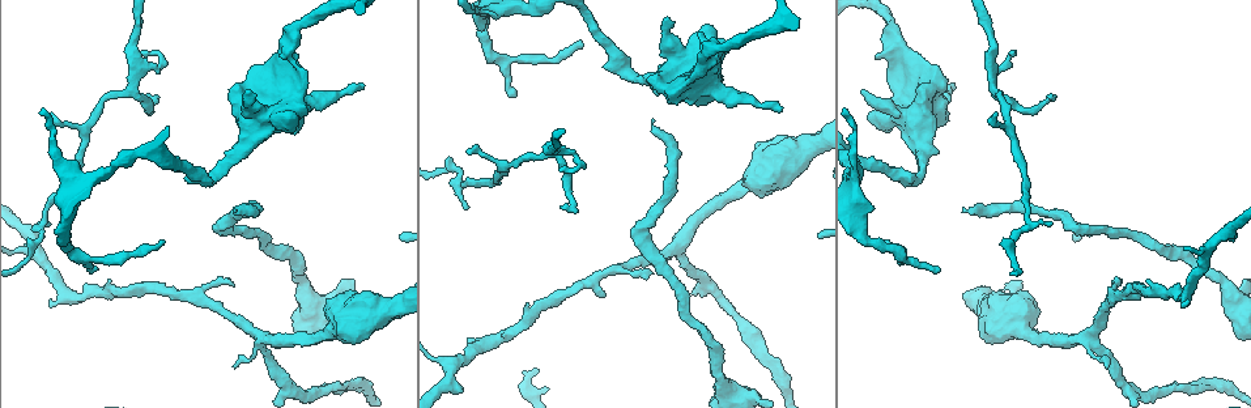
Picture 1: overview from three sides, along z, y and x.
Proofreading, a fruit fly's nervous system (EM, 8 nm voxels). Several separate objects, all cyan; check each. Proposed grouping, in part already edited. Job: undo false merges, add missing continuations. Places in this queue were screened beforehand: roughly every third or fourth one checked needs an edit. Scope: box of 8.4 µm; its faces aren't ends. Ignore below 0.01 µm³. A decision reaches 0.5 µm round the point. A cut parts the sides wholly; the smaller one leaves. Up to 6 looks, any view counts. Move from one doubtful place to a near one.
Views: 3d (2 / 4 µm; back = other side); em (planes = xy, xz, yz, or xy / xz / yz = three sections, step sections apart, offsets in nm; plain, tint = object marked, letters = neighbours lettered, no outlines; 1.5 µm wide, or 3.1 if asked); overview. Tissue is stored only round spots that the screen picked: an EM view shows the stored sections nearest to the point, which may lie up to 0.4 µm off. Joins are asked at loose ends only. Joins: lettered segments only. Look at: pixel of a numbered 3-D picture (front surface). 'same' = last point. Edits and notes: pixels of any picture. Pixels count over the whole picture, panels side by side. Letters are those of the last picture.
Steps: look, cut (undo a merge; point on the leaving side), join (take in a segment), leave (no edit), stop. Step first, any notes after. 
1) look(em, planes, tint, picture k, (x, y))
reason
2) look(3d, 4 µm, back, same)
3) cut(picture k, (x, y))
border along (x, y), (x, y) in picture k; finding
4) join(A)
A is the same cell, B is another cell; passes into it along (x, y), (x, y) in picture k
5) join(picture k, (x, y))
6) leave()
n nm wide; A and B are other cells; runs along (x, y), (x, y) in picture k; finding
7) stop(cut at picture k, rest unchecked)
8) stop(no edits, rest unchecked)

look(3d, 4 µm, picture 1, (233, 211))
end of a long branch

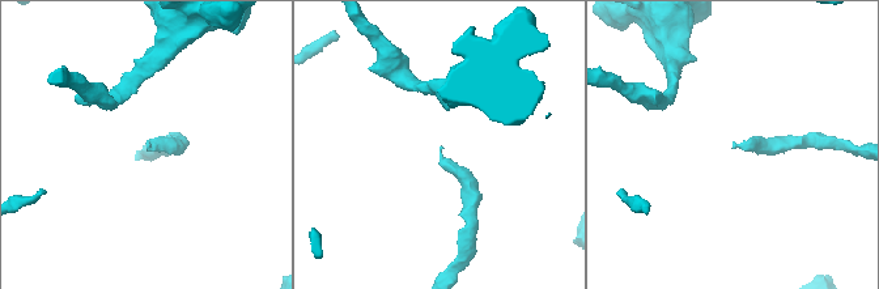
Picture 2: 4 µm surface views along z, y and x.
look(em, planes, letters, picture 2, (442, 147))
now the EM

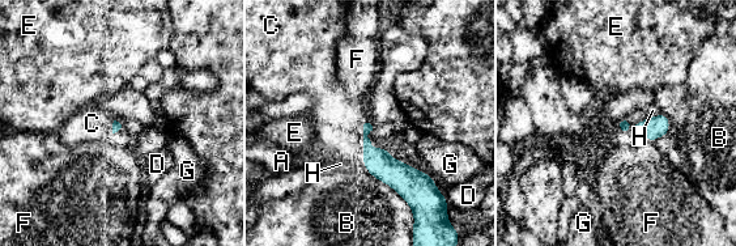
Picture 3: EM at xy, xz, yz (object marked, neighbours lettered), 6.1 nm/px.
join(C)
C is the same cell, A, B, D, E, F, G and H are other cells; it goes on there

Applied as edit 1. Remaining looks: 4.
look(overview)
redraw

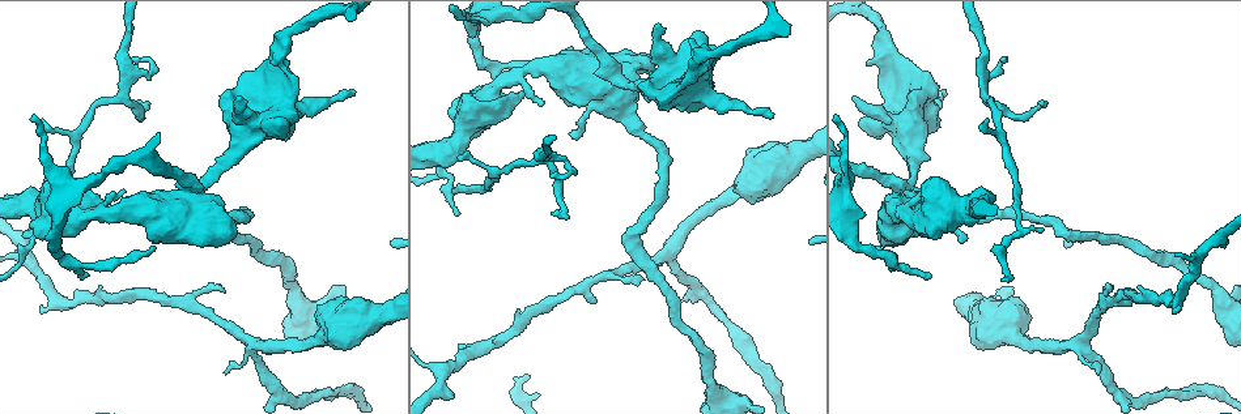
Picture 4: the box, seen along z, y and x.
look(em, yz, step 4, letters, picture 4, (84, 278))
branch stops here

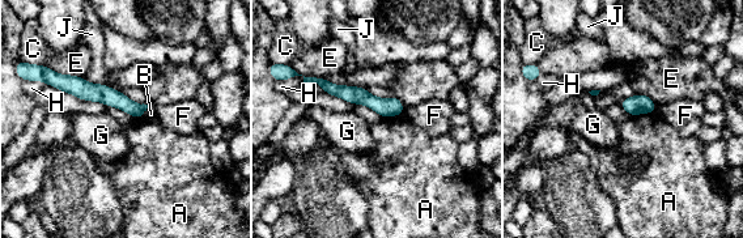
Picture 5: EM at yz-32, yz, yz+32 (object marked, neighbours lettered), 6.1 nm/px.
look(em, xy, step 4, letters, same)

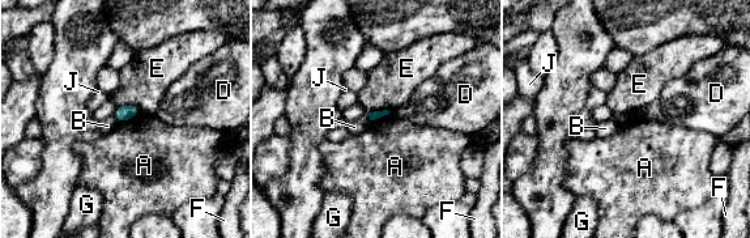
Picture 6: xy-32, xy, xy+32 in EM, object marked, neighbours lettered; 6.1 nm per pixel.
leave()
100 nm wide; A, B, D, E, F, G and J are other cells; border along (140, 113), (119, 123) in picture 6; no lettered segment goes on from it

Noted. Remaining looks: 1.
stop(join at picture 3, rest unchecked)

